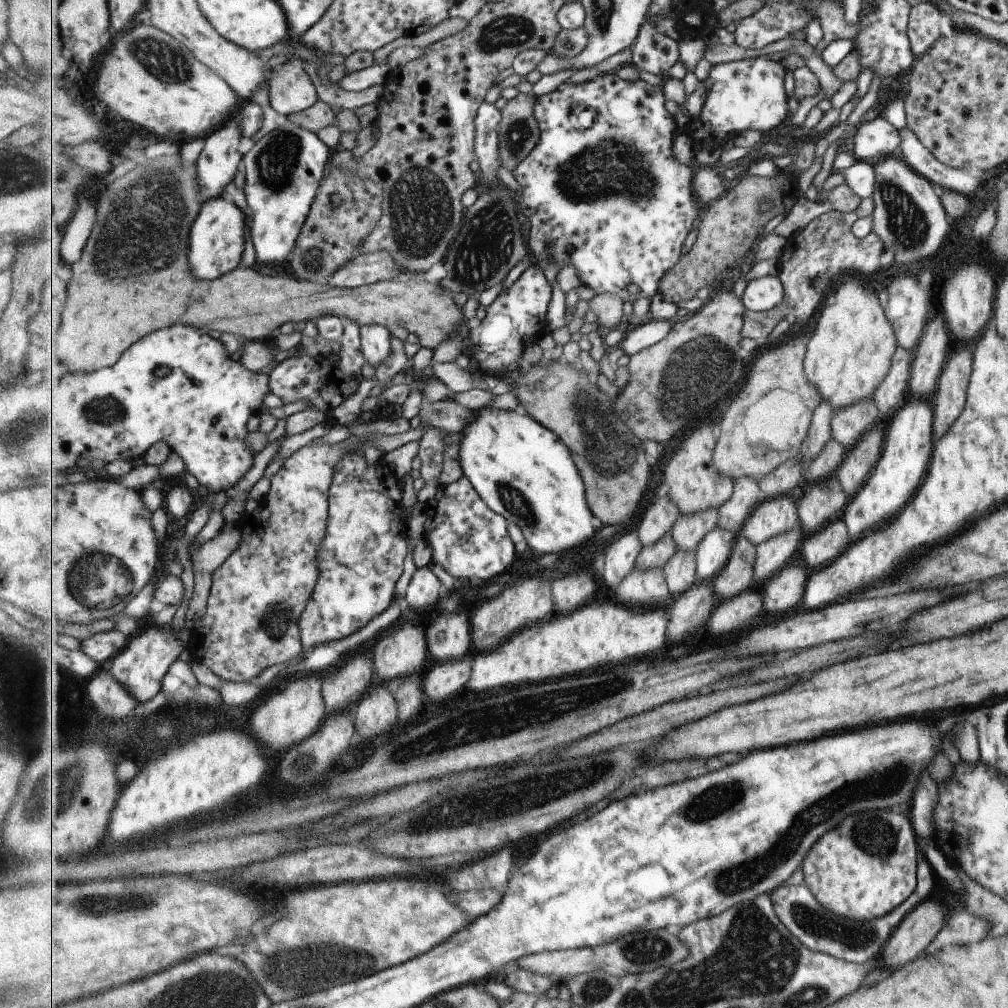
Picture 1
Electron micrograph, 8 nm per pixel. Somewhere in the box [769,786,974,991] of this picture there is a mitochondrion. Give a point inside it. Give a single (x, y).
(807, 920)

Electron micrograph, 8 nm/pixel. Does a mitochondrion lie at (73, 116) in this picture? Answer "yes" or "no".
no

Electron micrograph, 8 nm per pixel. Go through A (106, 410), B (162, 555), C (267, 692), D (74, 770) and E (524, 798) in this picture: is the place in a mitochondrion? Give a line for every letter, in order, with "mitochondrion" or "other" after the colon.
A: mitochondrion
B: other
C: other
D: mitochondrion
E: mitochondrion

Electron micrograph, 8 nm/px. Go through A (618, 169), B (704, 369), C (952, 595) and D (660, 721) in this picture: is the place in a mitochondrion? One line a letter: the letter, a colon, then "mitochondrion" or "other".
A: mitochondrion
B: mitochondrion
C: other
D: mitochondrion

